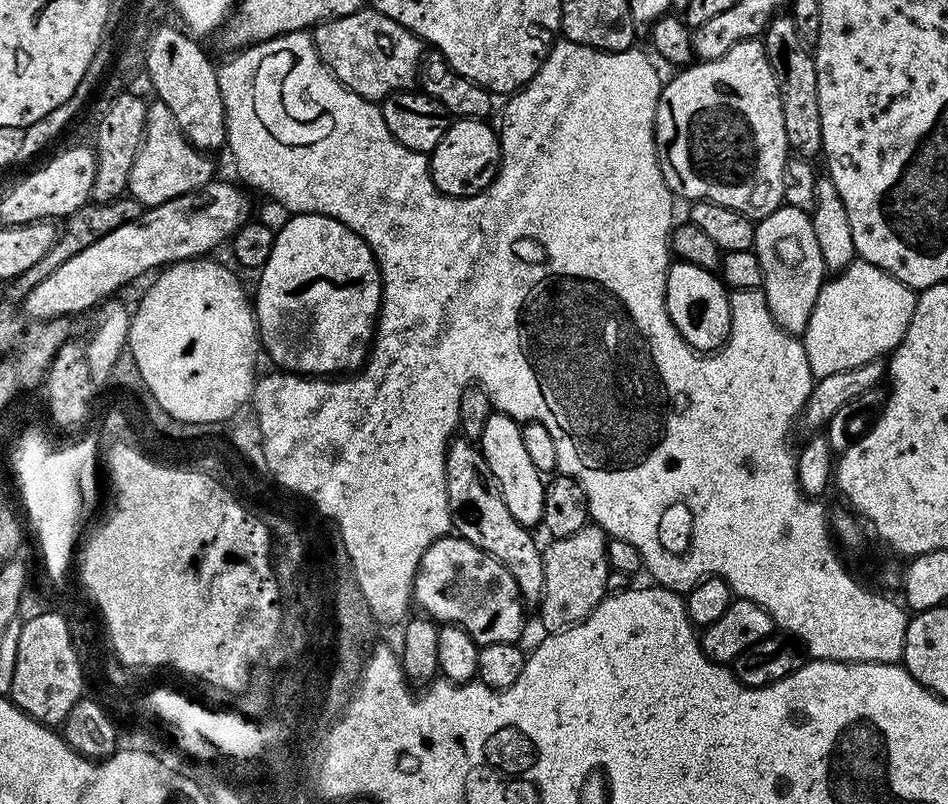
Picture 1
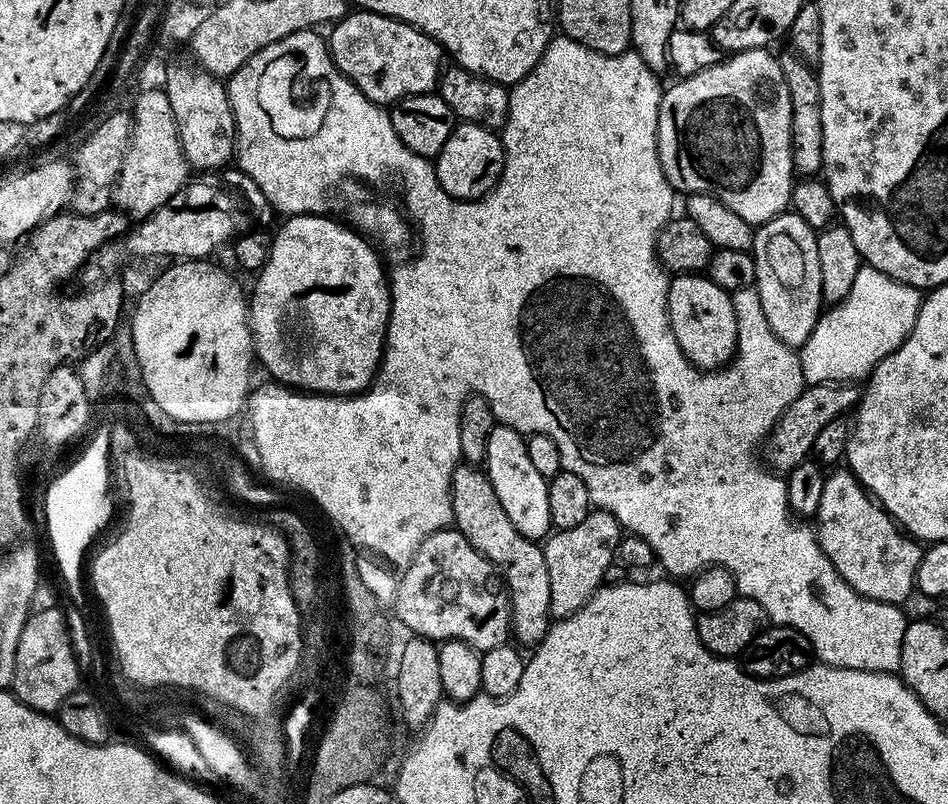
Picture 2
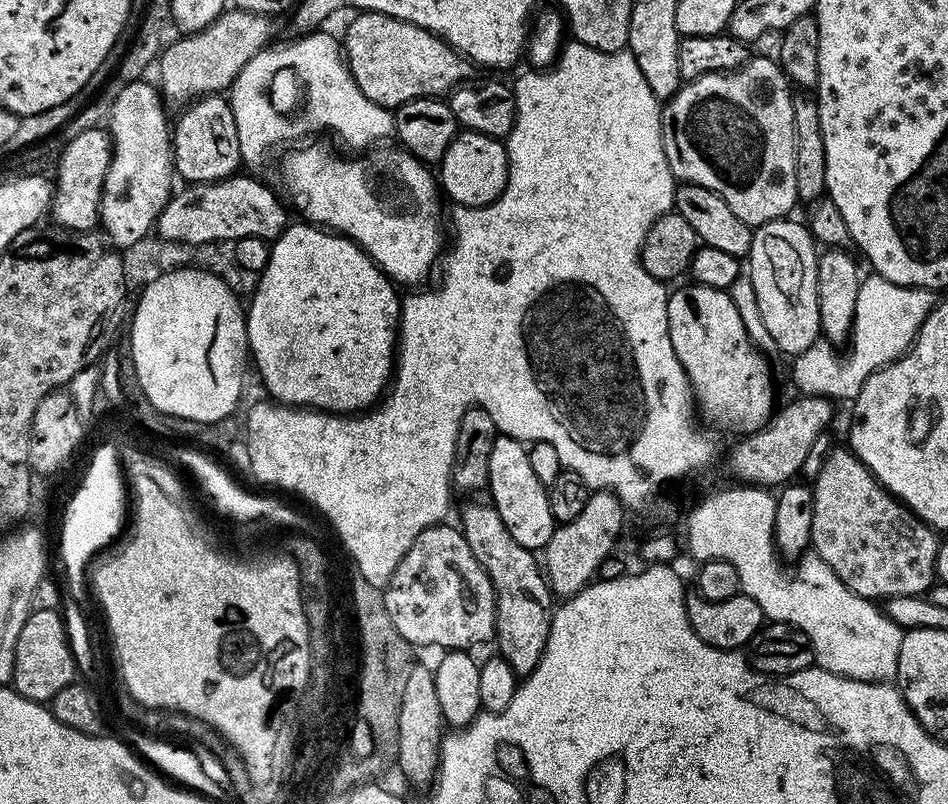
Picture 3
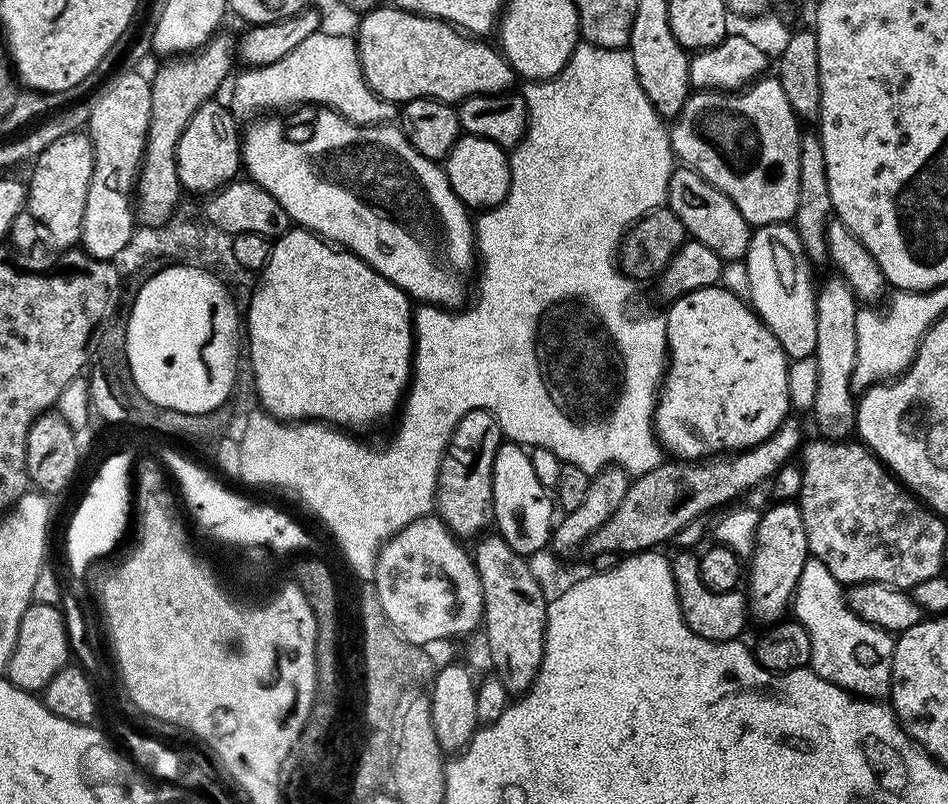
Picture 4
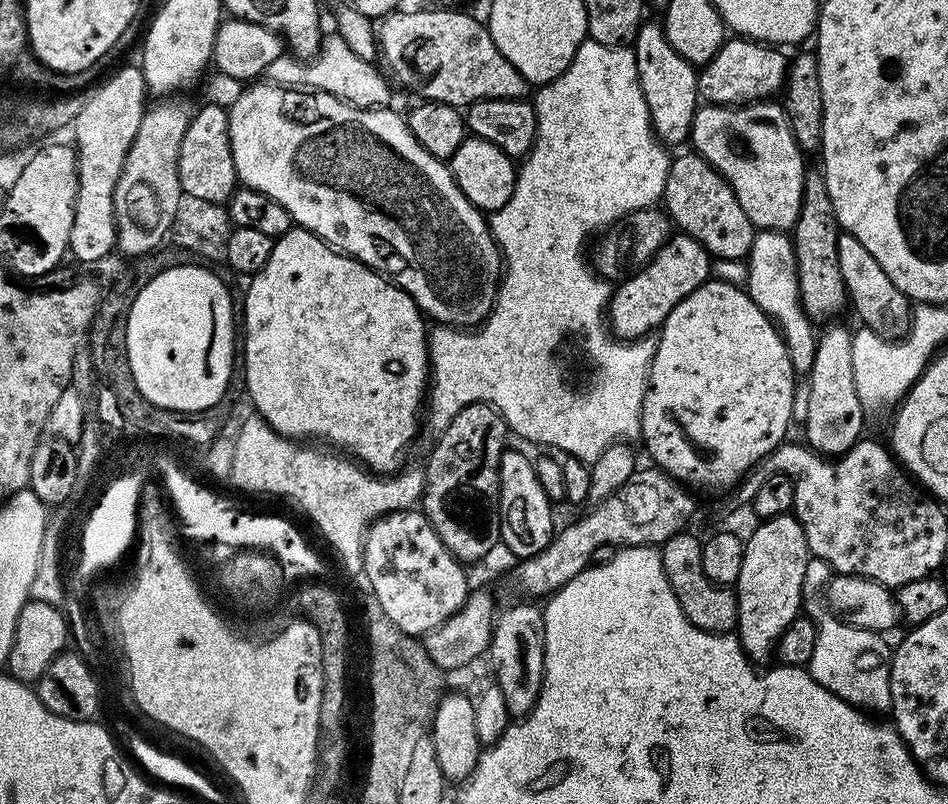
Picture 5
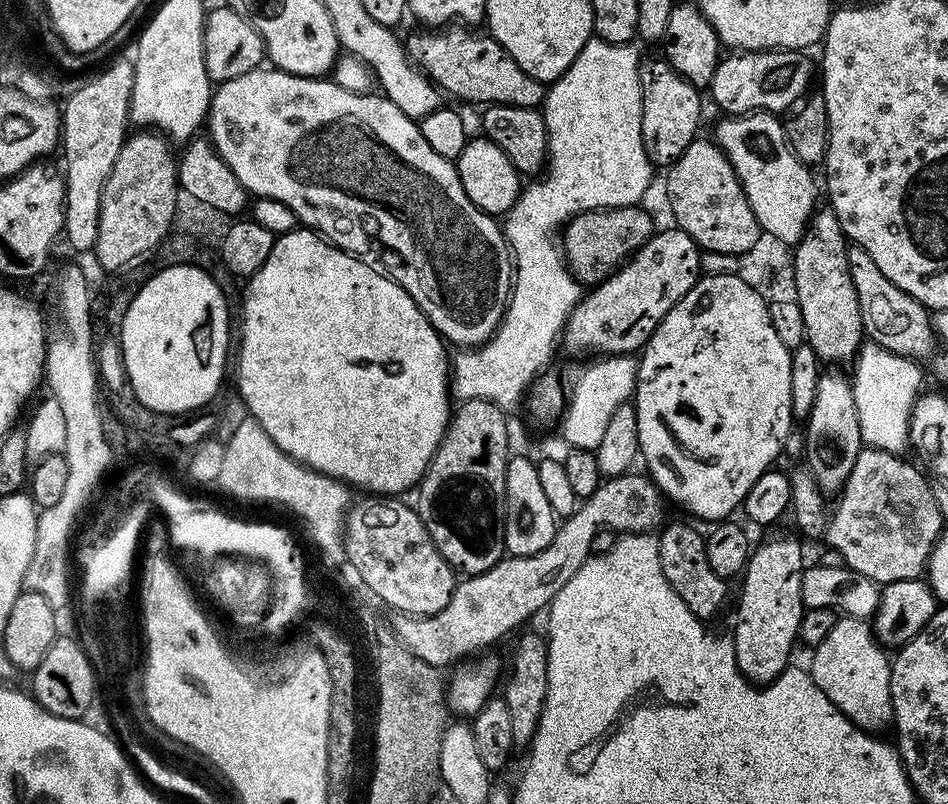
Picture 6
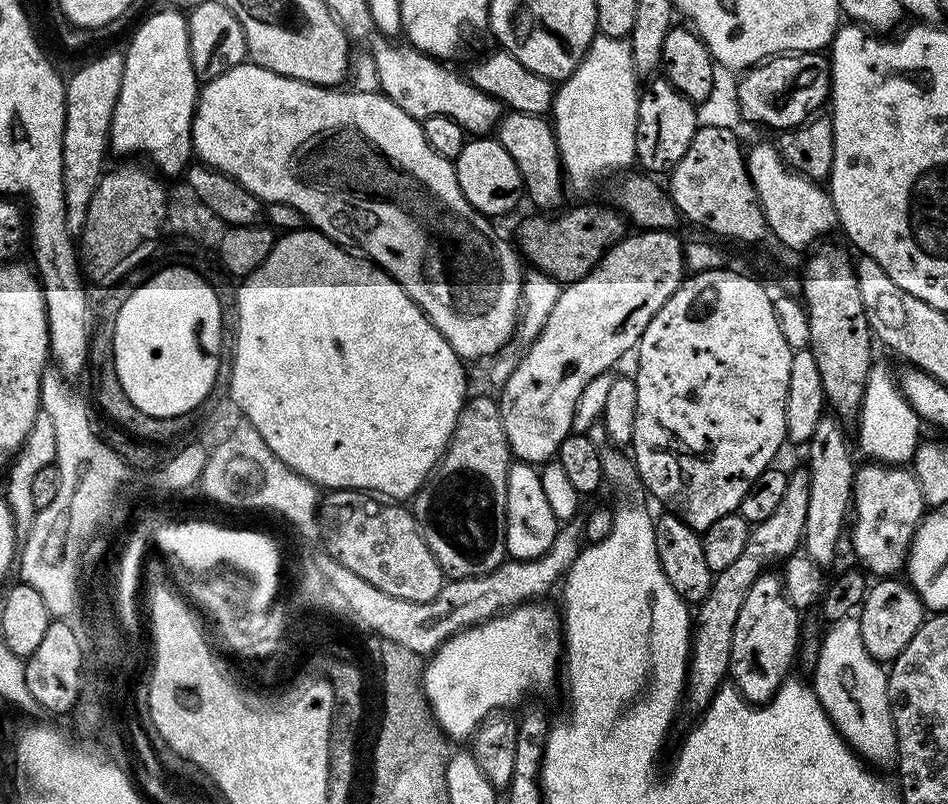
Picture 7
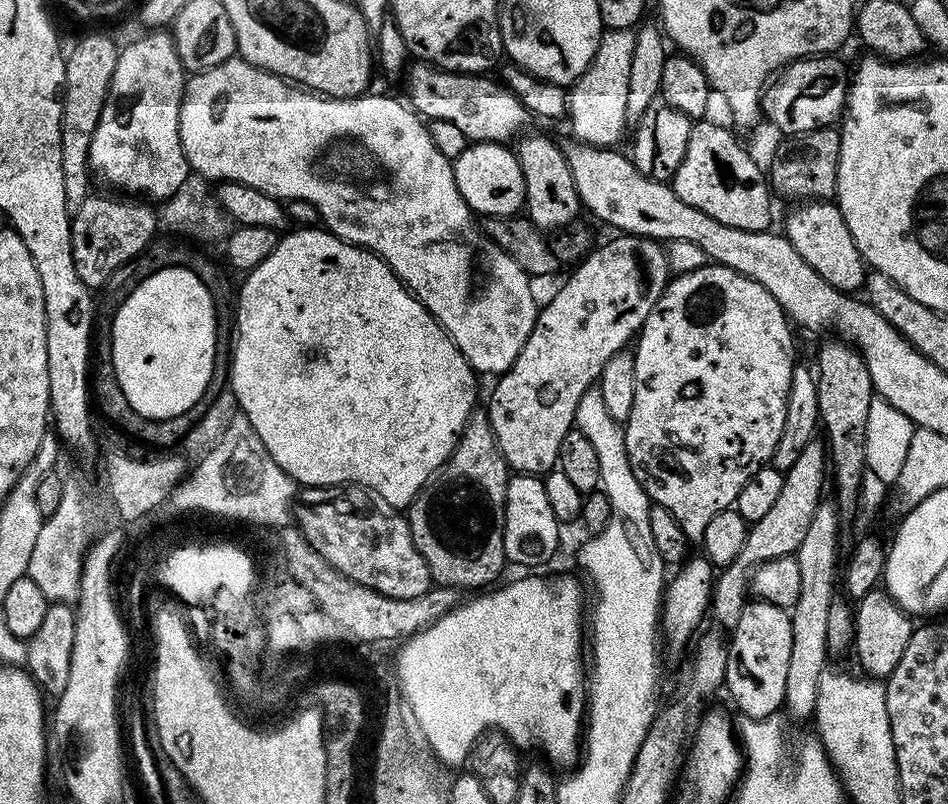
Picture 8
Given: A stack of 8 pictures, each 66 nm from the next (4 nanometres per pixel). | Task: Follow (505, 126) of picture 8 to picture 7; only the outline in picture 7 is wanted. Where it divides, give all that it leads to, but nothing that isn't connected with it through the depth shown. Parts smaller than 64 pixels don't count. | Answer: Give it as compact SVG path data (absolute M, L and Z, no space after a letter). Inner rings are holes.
M376 38L372 44L372 60L376 63L376 76L380 79L379 91L394 102L406 114L423 121L435 116L449 116L458 122L468 134L488 134L500 122L502 105L490 94L478 90L472 81L451 72L447 63L441 62L435 56L419 52L407 42L393 42L388 38Z

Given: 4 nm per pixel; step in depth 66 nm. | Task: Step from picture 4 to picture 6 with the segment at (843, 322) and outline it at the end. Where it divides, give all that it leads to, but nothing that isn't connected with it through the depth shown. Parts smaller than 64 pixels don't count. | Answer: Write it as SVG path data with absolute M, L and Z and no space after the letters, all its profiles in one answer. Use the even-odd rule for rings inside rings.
M828 370L818 382L818 395L814 398L814 410L810 410L806 421L808 429L804 432L804 448L808 451L806 468L821 493L839 494L844 483L850 478L850 472L858 454L865 447L858 422L858 406L854 406L854 394L849 377L839 376L839 371Z

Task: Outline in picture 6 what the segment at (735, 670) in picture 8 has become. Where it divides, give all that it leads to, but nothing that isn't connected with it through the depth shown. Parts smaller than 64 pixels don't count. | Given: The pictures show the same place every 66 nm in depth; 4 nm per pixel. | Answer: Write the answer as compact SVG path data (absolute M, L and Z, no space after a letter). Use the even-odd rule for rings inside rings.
M792 536L768 540L749 555L742 573L744 585L740 588L740 601L736 604L736 632L732 645L738 670L757 686L769 684L789 667L792 643L797 643L806 611L802 596L805 569L804 548Z

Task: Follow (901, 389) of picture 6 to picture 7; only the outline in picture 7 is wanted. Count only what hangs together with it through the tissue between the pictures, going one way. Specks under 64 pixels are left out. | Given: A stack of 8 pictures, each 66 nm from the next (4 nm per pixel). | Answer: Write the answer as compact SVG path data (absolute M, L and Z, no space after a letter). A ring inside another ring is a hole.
M874 366L870 370L866 394L860 404L859 424L860 444L868 455L867 459L880 465L907 465L913 459L916 447L922 440L921 418L900 393L897 381L894 376L892 380L892 372L888 368Z

